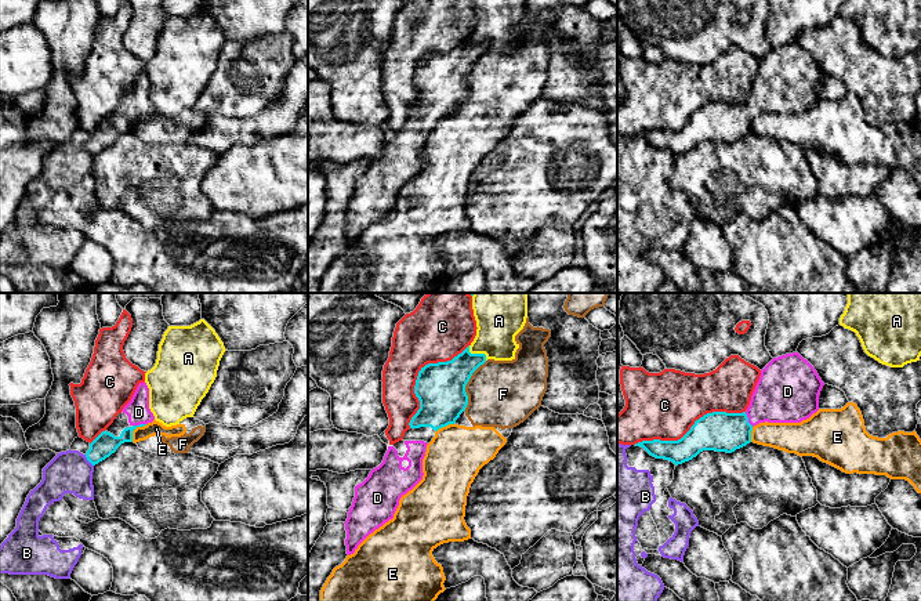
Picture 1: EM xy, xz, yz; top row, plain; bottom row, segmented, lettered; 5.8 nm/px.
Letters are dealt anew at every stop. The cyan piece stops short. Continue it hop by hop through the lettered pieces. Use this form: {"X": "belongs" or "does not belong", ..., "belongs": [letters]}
{"A": "does not belong", "B": "does not belong", "C": "does not belong", "D": "belongs", "E": "does not belong", "F": "does not belong", "belongs": ["D"]}

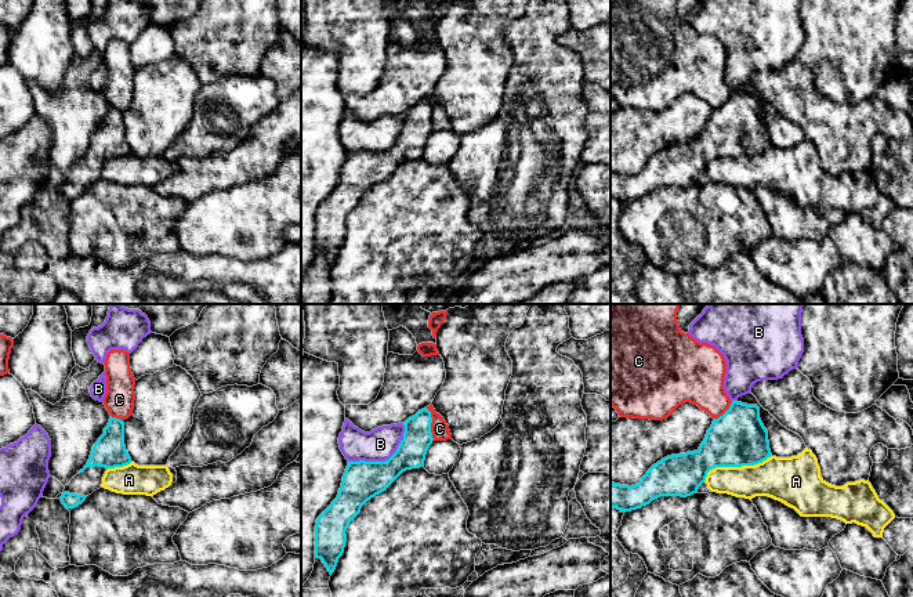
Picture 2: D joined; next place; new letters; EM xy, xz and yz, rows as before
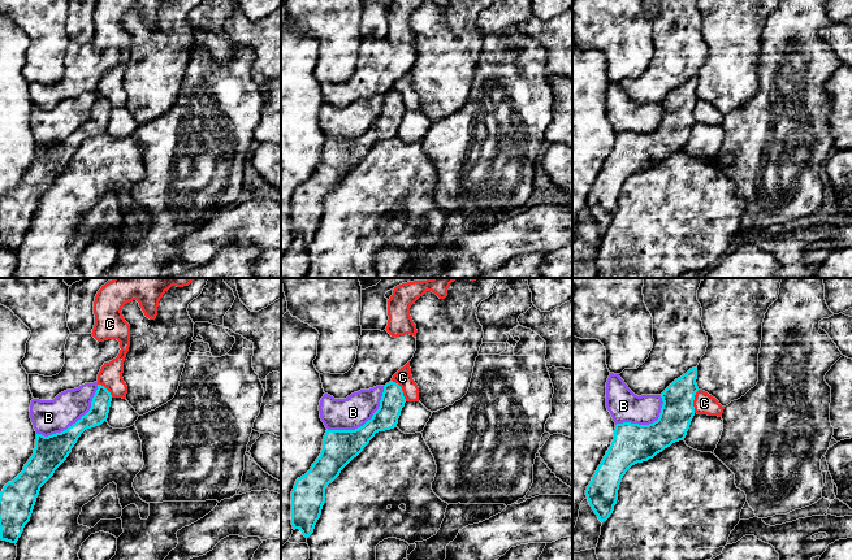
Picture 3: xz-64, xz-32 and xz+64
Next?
{"A": "does not belong", "B": "does not belong", "C": "does not belong", "belongs": []}

